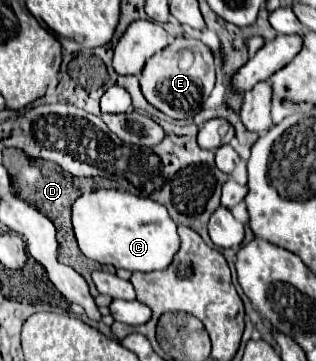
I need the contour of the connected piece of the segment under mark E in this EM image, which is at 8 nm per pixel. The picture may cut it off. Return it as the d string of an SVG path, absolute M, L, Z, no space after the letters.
M180 35L166 49L146 61L146 67L140 73L140 87L146 101L168 117L194 117L214 89L214 55L200 39Z

